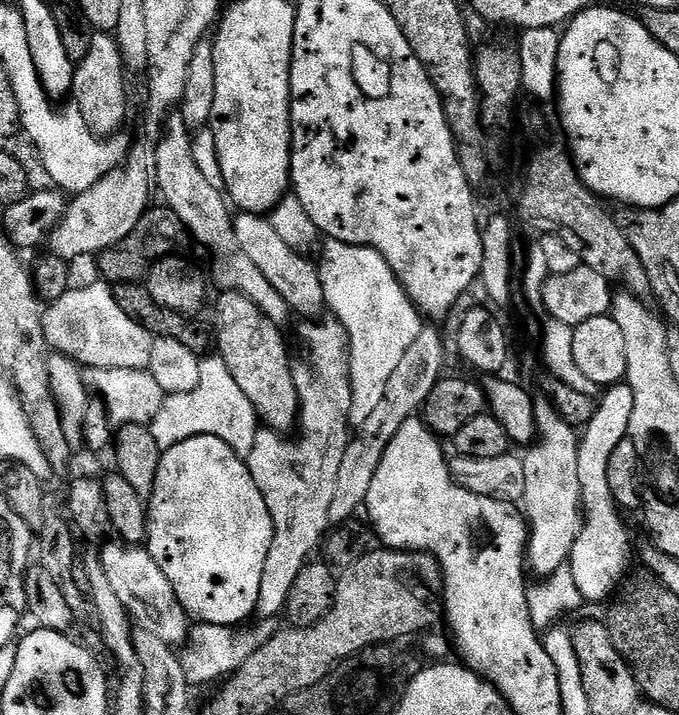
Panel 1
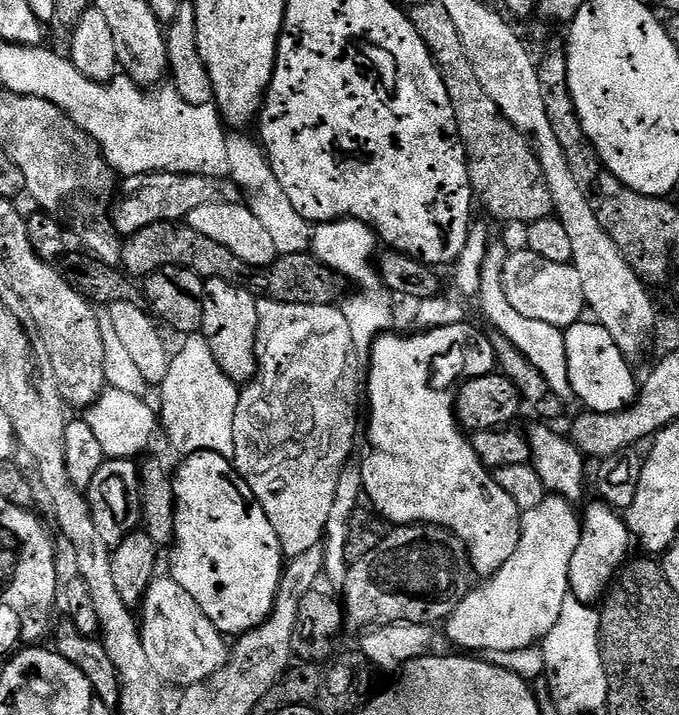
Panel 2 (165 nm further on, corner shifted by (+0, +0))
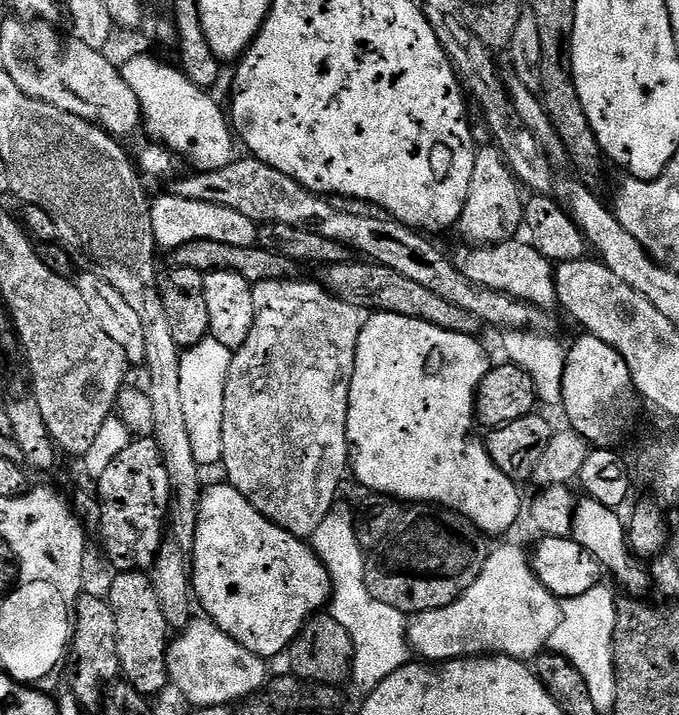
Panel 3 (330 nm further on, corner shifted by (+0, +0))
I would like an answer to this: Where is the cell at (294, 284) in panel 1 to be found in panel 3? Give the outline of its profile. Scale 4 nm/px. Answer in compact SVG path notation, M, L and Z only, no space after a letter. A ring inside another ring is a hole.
M165 194L151 201L152 229L157 245L161 249L171 250L189 244L195 240L226 242L226 246L253 246L256 244L257 225L250 218L210 202L194 202L190 198L178 198Z

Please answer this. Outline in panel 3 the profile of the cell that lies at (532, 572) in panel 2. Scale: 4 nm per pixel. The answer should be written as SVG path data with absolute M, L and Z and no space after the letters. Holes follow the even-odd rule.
M516 544L489 551L482 574L450 606L438 610L417 612L408 625L408 643L417 657L428 662L447 662L461 658L476 658L481 654L499 654L513 658L535 658L552 643L554 630L558 630L561 601L536 577L529 553Z

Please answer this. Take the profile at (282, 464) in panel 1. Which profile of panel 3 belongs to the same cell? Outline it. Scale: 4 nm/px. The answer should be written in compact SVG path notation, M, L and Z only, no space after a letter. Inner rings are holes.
M264 280L253 287L254 326L250 330L250 338L240 348L235 349L230 370L226 378L226 398L222 410L222 469L226 475L227 483L233 484L246 499L280 529L301 538L310 538L314 530L326 514L331 512L337 503L336 491L344 480L344 472L350 468L350 445L348 442L348 399L350 398L350 382L354 374L356 361L356 347L362 327L361 309L342 302L337 296L327 291L323 283L311 284L308 280Z

